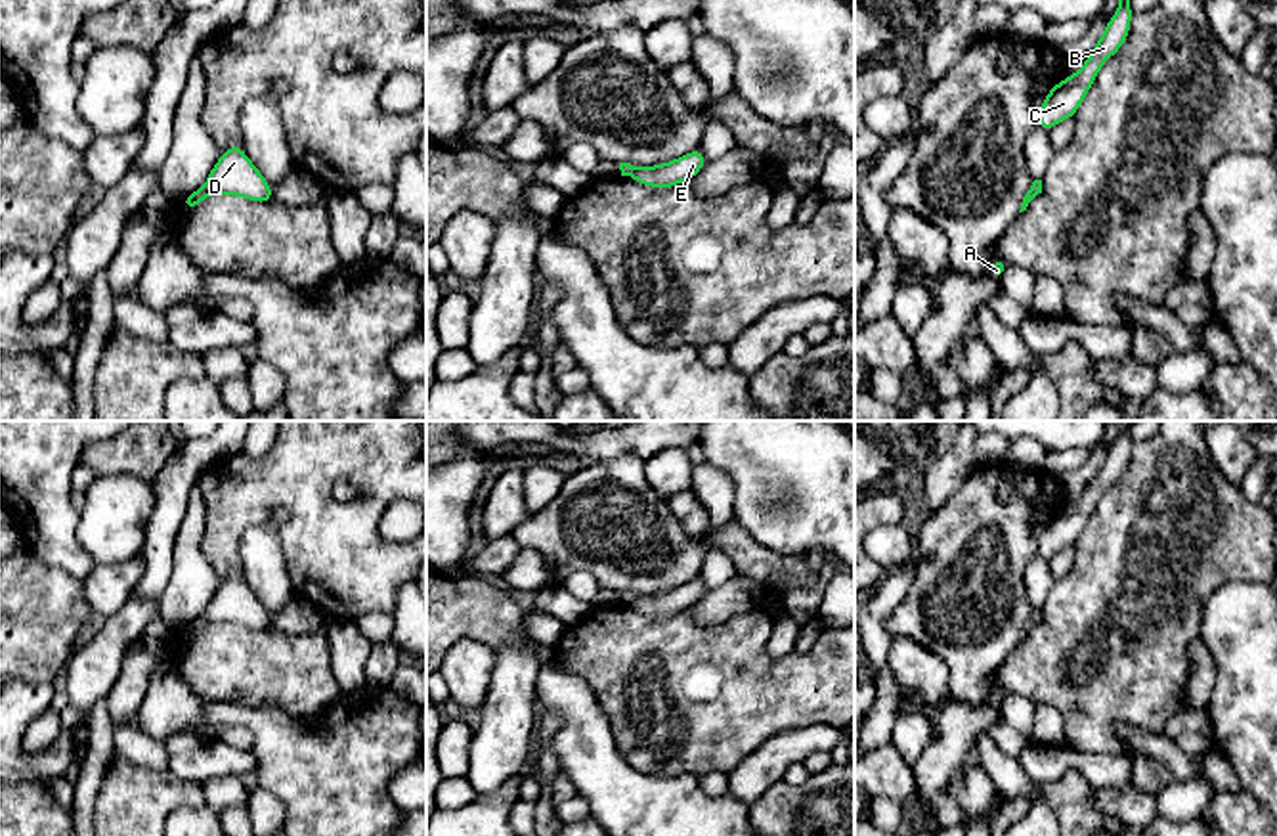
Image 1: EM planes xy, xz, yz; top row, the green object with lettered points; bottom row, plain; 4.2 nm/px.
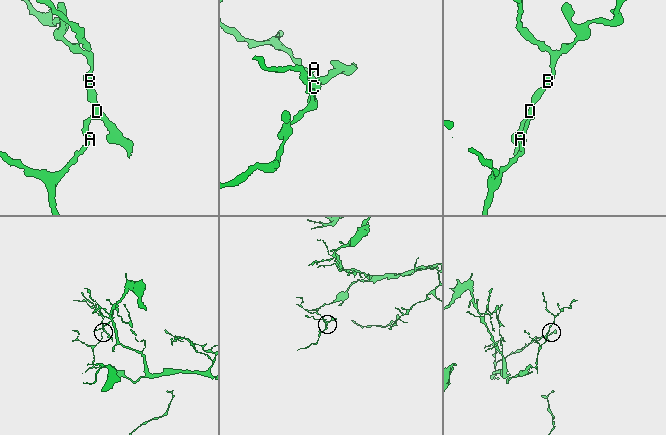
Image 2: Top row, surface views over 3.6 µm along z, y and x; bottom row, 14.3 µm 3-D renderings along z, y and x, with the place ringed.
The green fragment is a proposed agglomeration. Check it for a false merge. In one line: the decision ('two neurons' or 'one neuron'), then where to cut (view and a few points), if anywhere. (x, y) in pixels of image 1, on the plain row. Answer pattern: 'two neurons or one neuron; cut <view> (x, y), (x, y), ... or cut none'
two neurons; cut xy (201, 616), (209, 622)

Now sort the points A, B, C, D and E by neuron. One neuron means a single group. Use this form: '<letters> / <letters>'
A / B C D E

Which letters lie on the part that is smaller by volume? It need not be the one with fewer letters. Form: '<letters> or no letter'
B, C, D, E

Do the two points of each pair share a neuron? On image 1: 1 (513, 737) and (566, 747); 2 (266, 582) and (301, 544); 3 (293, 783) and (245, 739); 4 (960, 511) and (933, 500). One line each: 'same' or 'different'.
1: different
2: different
3: different
4: different

